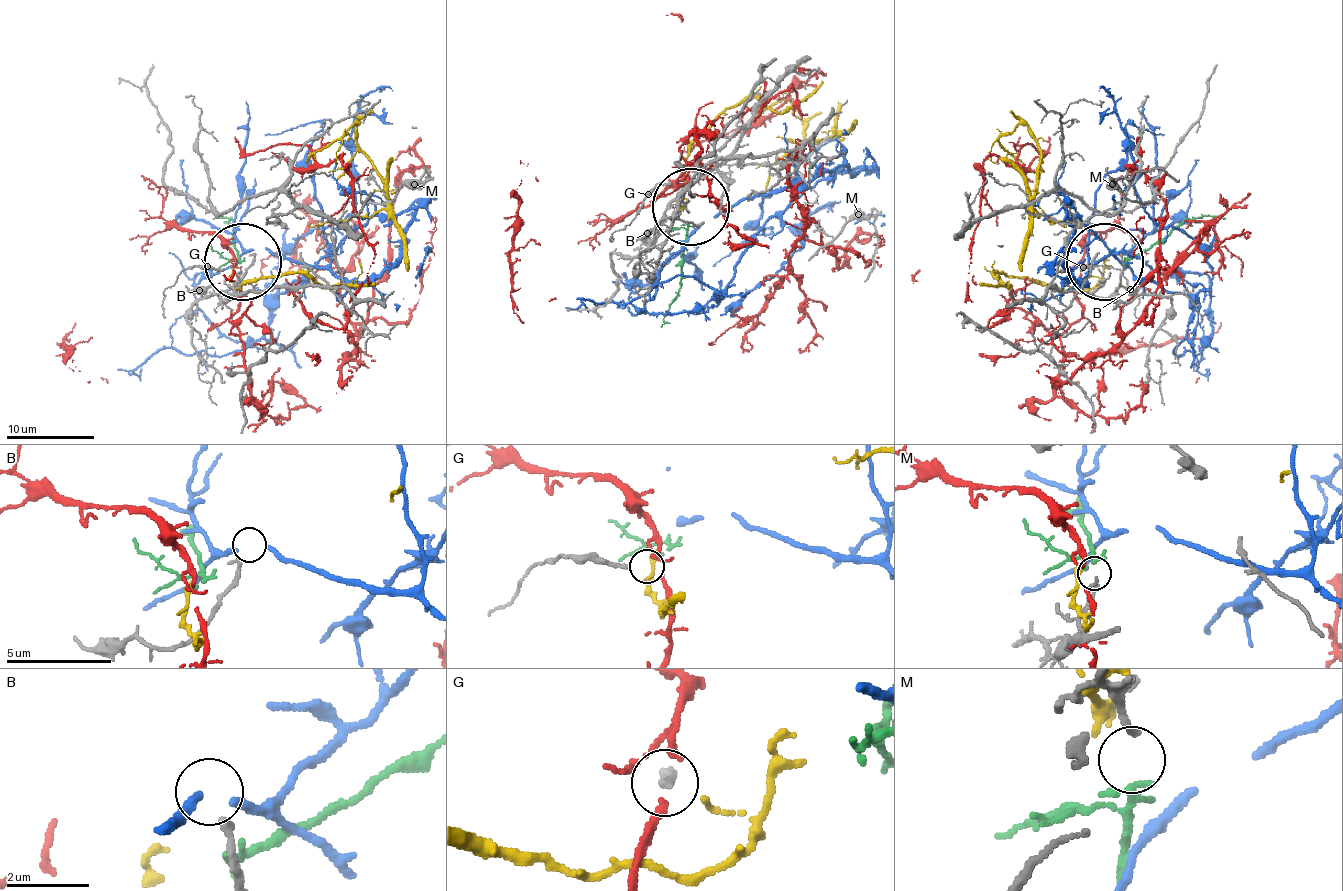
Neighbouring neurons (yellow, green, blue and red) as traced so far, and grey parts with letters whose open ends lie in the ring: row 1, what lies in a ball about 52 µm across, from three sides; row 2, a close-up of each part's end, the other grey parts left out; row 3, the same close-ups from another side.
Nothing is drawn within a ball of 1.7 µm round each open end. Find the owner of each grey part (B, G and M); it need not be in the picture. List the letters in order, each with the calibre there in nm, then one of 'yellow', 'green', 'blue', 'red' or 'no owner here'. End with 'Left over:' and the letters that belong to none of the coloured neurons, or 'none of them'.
B: calibre 170 nm; no owner here
G: calibre 200 nm; no owner here
M: calibre 180 nm; green
Left over: B, G

